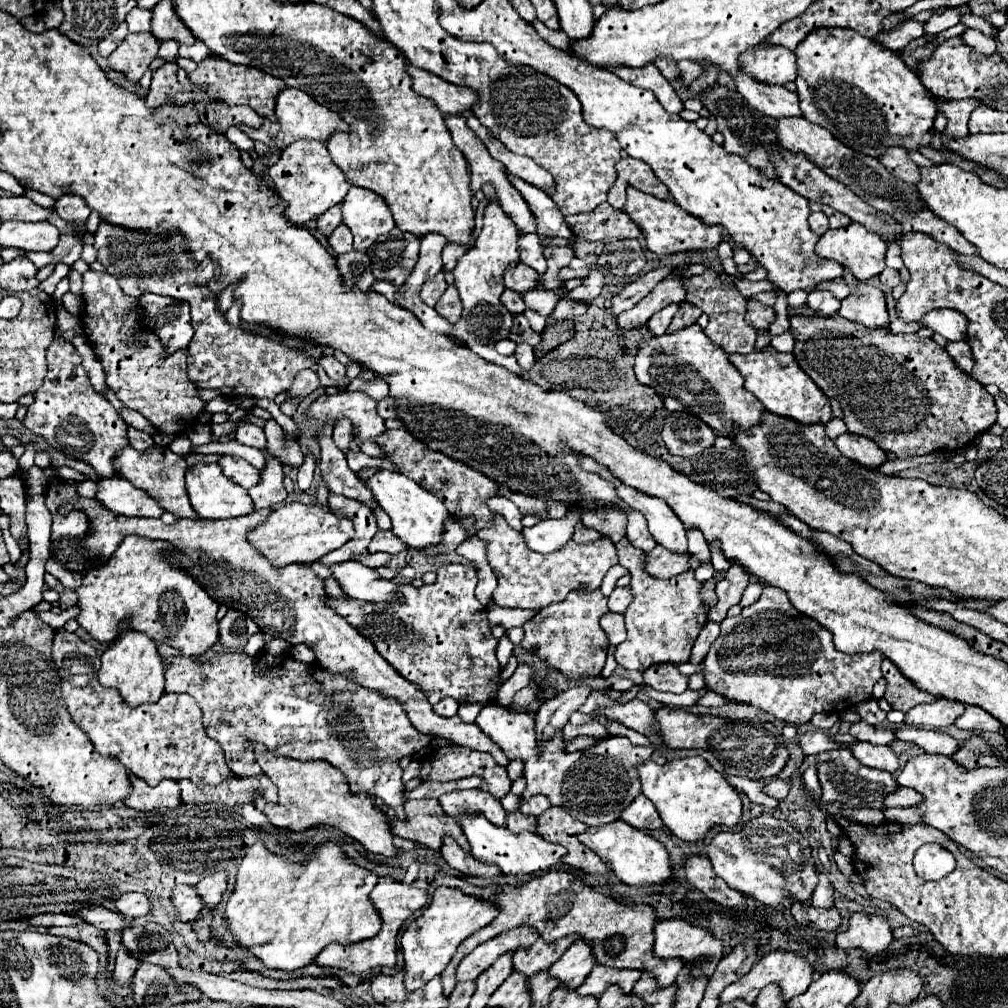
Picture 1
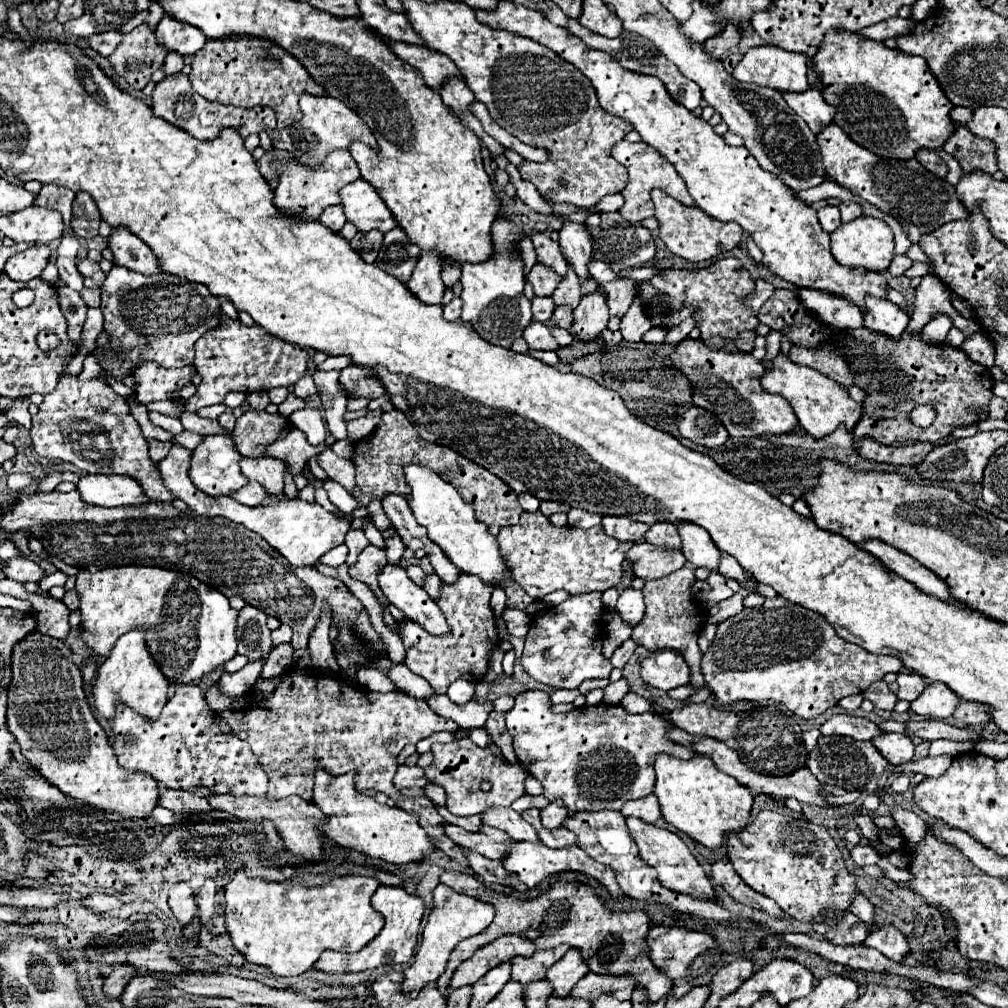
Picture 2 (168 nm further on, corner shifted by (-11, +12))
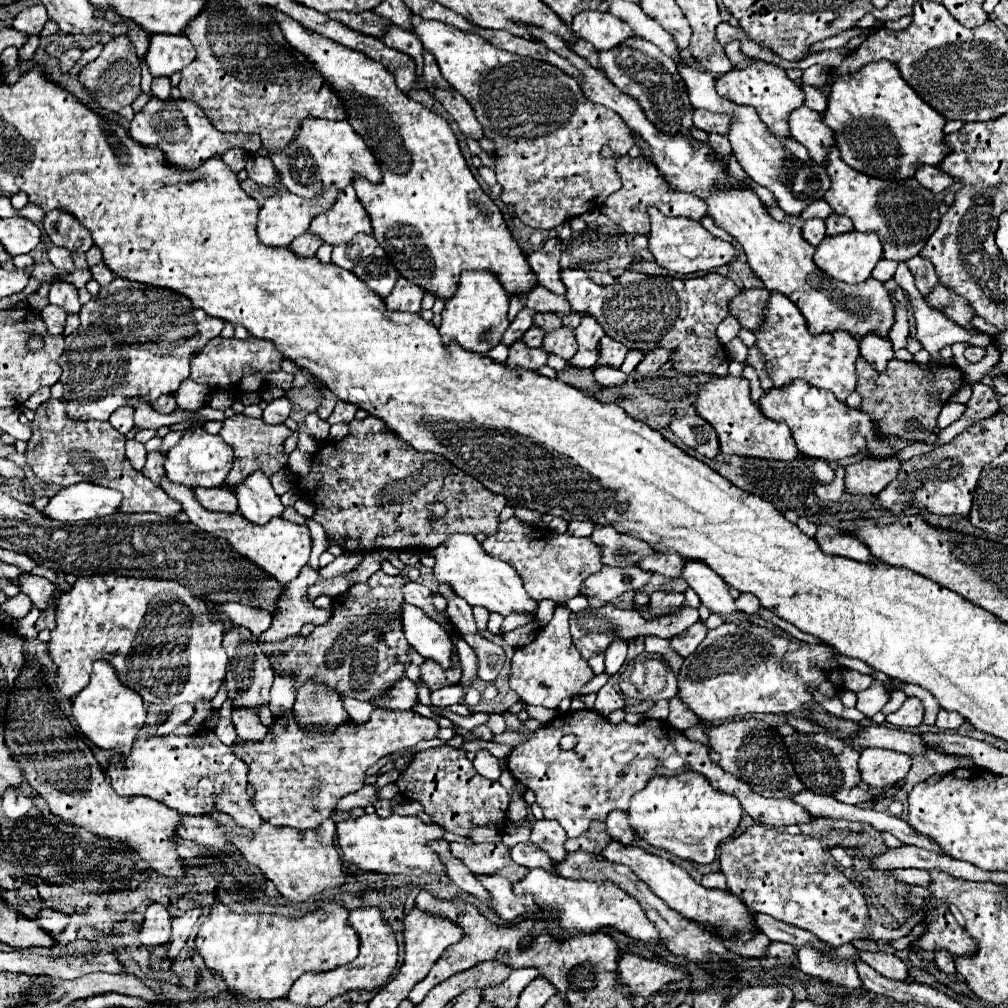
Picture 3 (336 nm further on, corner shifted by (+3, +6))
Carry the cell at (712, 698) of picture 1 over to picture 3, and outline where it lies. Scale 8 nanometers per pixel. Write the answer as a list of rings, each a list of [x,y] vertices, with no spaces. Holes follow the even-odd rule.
[[[659,700],[651,710],[645,712],[645,718],[659,718],[659,720],[667,720],[669,714],[669,700]]]

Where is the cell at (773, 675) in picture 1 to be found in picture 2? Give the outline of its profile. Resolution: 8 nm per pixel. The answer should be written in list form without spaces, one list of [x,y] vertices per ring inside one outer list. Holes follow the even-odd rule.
[[[779,596],[771,600],[767,598],[759,608],[743,608],[735,618],[729,618],[723,622],[723,626],[717,626],[715,640],[701,658],[705,684],[719,704],[733,704],[741,700],[773,700],[785,704],[793,714],[805,720],[823,714],[845,696],[861,694],[873,682],[883,680],[885,674],[899,672],[901,666],[903,664],[897,656],[877,656],[863,650],[861,646],[845,642],[835,634],[833,626],[821,614],[815,614],[803,606],[795,606]]]

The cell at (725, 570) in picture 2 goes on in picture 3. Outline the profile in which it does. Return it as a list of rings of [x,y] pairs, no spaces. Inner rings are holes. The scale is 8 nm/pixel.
[[[739,594],[735,604],[739,610],[745,610],[749,614],[757,614],[757,610],[759,610],[759,600],[753,594]]]

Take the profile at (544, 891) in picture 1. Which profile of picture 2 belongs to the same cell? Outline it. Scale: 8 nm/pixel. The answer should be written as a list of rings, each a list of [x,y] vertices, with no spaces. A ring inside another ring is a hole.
[[[443,872],[441,884],[453,888],[459,894],[467,894],[477,900],[483,900],[495,908],[495,918],[483,932],[461,940],[453,948],[447,968],[437,980],[437,990],[441,994],[445,994],[445,986],[461,962],[471,958],[475,950],[487,946],[489,942],[505,934],[519,934],[535,942],[539,950],[551,950],[551,948],[557,948],[559,944],[567,944],[569,948],[575,948],[581,952],[581,958],[589,966],[589,972],[633,978],[637,988],[647,990],[647,1002],[651,1004],[661,1000],[671,990],[671,982],[667,982],[667,978],[663,978],[663,974],[659,974],[659,970],[655,970],[655,966],[651,966],[651,960],[647,958],[647,942],[645,942],[647,930],[649,930],[647,914],[645,912],[611,912],[595,896],[593,888],[585,884],[557,882],[549,890],[545,890],[537,900],[517,900],[517,898],[499,894],[491,888],[485,888],[479,880],[467,874]]]

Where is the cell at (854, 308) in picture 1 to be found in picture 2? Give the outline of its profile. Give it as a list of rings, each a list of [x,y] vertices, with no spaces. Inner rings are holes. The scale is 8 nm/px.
[[[867,298],[867,310],[863,310],[863,314],[865,314],[865,326],[871,332],[879,332],[895,340],[901,338],[903,330],[909,324],[909,314],[899,310],[889,300]]]

